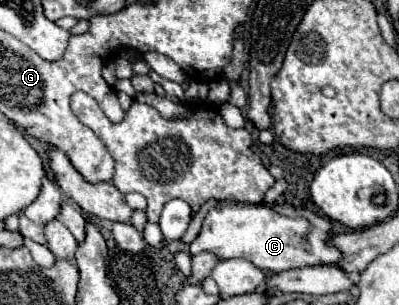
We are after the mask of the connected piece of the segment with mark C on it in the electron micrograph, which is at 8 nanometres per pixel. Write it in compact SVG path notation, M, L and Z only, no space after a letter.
M217 202L203 220L201 232L189 246L191 254L213 252L219 258L247 258L261 270L283 272L291 268L337 264L339 248L331 248L331 222L325 218L325 232L311 230L311 222L303 216L289 218L267 204L243 204L243 202Z

